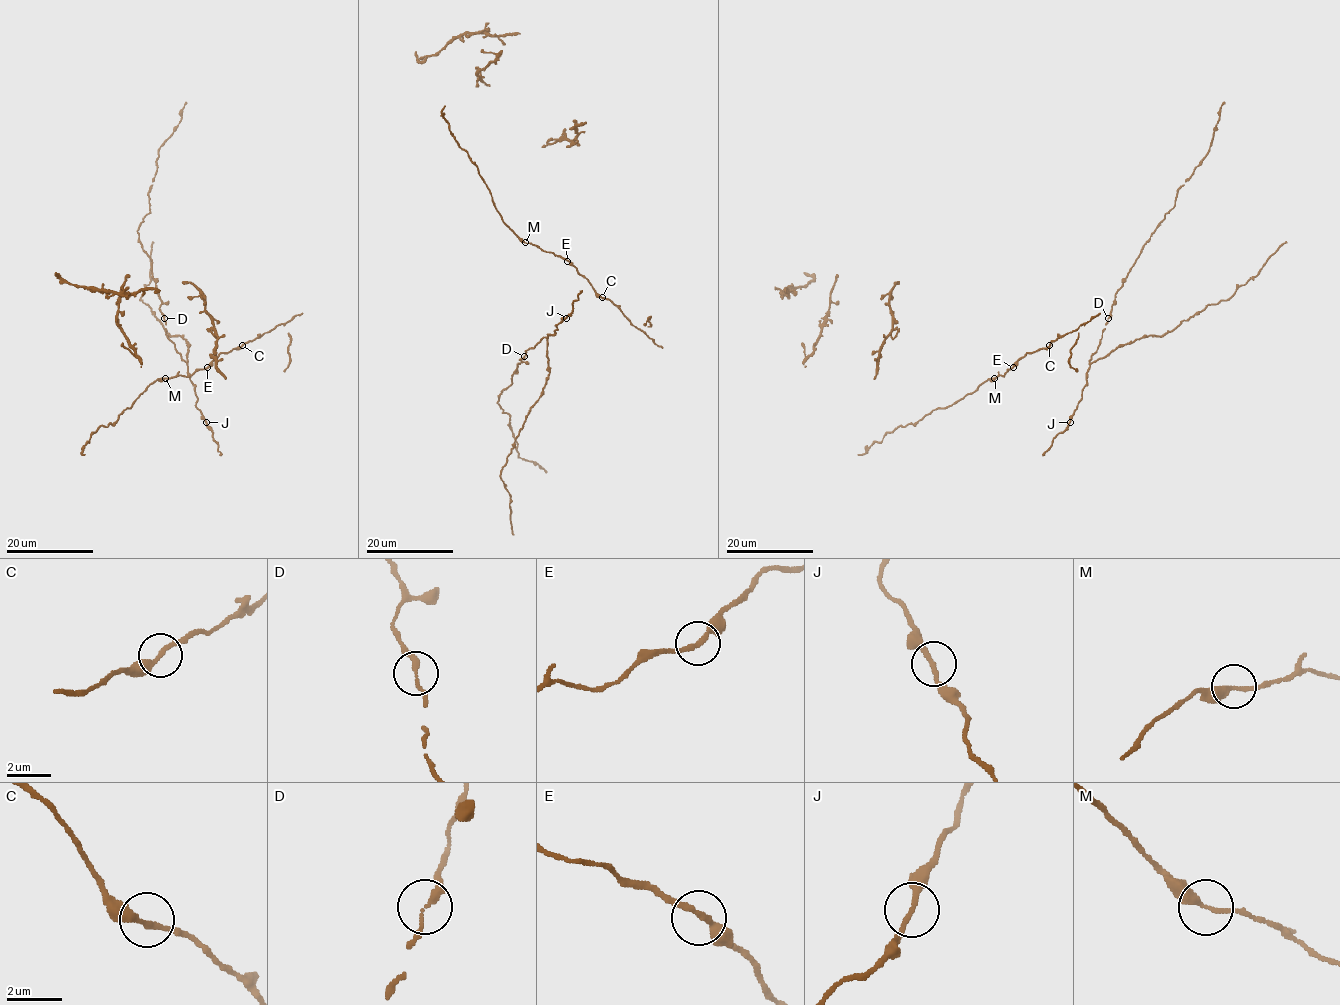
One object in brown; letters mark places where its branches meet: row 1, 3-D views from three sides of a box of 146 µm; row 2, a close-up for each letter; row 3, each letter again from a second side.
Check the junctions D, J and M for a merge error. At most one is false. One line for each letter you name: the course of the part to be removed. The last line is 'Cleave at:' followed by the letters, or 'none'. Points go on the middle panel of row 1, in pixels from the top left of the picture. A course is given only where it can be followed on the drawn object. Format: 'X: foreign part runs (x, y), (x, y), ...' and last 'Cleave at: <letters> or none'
Cleave at: none

